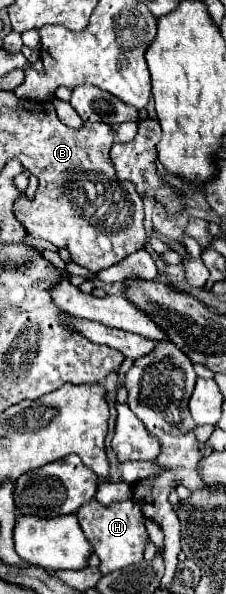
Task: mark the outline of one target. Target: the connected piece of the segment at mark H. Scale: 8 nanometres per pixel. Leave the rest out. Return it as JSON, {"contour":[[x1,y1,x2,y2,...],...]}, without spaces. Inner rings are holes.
{"contour":[[92,500,88,502,88,506,82,506,76,516,84,536,88,536,90,546,94,546,100,558,98,568,102,574,110,574,114,570,122,570,124,566,138,564,144,558,148,530,144,526,144,516,140,514,140,506,136,506,136,502,126,500,126,502,114,502,110,506,102,506,100,502]]}

